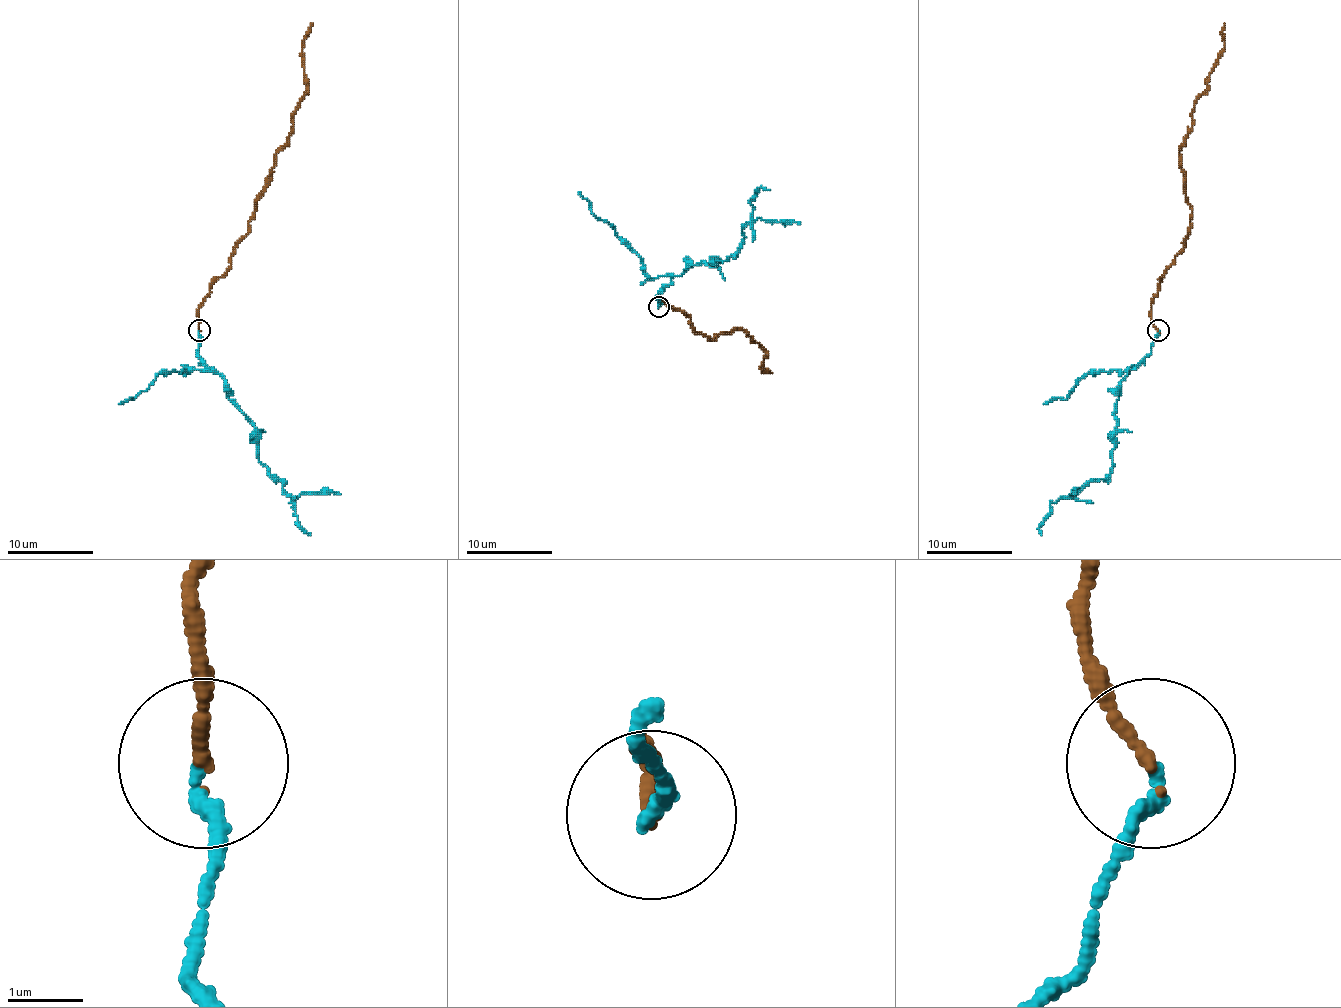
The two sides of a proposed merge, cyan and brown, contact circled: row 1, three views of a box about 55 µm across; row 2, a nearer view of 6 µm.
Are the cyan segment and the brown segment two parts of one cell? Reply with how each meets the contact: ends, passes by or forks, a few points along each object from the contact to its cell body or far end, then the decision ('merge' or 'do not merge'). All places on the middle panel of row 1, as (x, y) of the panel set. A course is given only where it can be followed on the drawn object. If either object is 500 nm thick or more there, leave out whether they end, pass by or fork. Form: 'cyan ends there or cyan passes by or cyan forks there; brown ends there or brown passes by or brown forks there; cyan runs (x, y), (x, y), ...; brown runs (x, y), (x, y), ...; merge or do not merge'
cyan ends there; brown ends there; cyan runs (658, 306), (675, 276), (735, 252), (750, 200), (761, 188), (770, 190); brown runs (658, 306), (662, 299), (679, 308), (690, 325), (714, 340), (740, 327), (765, 355), (761, 370), (772, 373); do not merge

